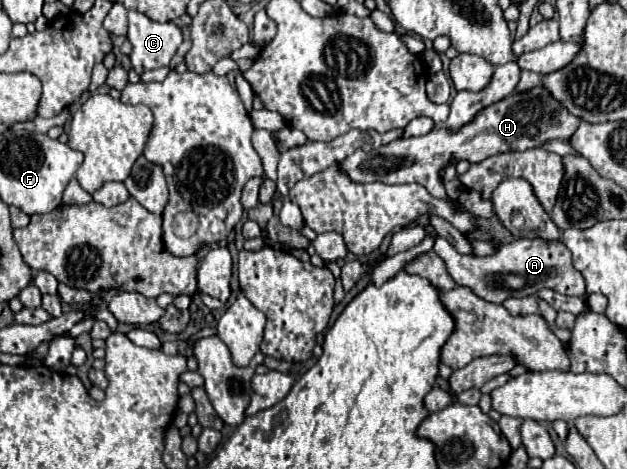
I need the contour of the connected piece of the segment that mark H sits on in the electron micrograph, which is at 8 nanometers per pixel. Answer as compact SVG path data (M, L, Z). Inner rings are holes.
M537 85L529 91L513 91L505 99L483 107L475 121L451 131L447 127L435 127L427 135L421 137L401 137L389 145L383 145L375 151L361 151L357 149L351 157L341 161L343 171L357 183L419 183L429 193L439 197L439 173L449 165L457 165L461 159L469 163L479 163L497 153L509 151L527 151L535 147L543 147L551 139L569 141L571 133L579 127L579 117L567 113L543 85Z

